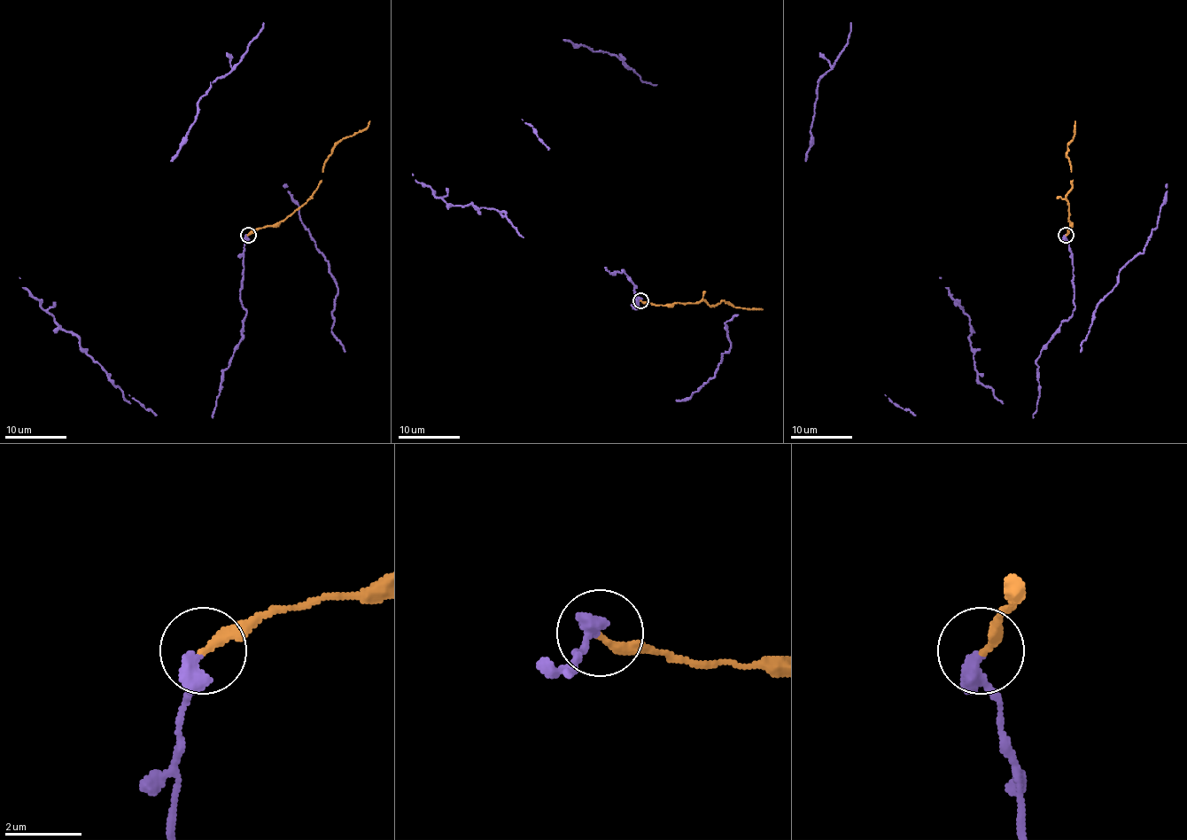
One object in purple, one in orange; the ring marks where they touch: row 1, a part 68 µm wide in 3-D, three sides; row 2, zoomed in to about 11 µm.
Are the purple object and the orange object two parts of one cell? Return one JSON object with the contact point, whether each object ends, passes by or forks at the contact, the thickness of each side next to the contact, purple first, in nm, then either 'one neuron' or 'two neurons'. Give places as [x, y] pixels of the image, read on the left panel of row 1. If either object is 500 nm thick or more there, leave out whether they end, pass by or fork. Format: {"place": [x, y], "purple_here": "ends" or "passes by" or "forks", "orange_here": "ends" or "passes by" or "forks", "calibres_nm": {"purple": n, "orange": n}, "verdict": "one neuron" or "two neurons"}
{"place": [248, 235], "purple_here": "ends", "orange_here": "ends", "calibres_nm": {"purple": 420, "orange": 240}, "verdict": "one neuron"}

